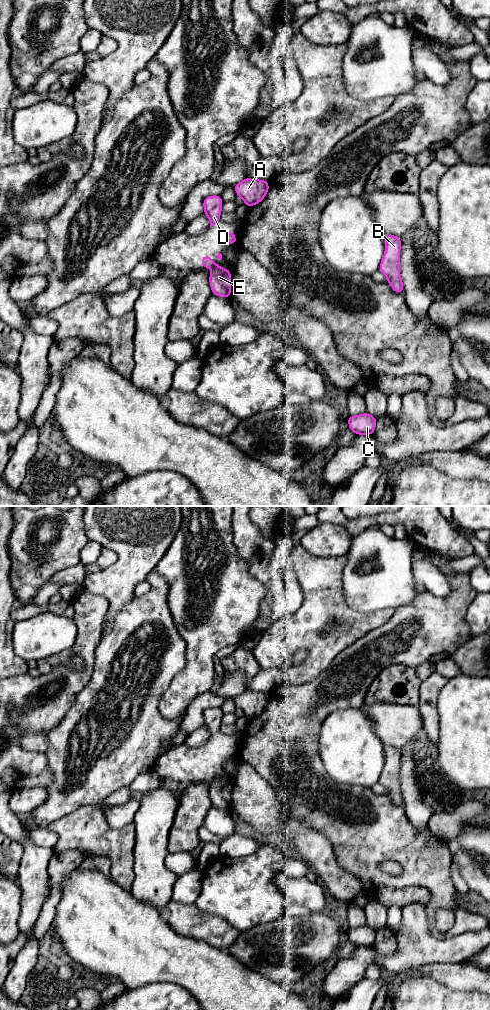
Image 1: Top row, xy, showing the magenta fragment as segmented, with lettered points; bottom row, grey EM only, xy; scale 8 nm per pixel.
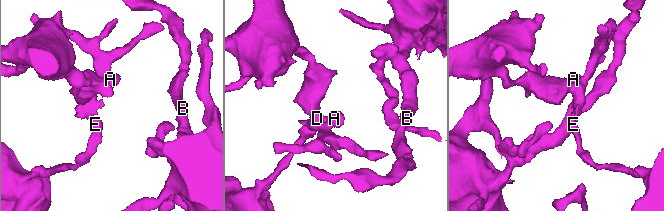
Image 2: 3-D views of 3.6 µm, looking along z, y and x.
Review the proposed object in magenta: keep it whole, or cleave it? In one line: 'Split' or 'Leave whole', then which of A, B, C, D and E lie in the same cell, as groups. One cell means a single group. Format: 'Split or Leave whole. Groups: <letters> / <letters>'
Split. Groups: A B C D / E

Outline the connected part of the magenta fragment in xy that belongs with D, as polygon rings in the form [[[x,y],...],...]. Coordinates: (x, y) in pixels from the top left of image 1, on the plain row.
[[[212,707],[203,711],[204,726],[210,733],[210,740],[220,733],[223,712],[220,707]]]

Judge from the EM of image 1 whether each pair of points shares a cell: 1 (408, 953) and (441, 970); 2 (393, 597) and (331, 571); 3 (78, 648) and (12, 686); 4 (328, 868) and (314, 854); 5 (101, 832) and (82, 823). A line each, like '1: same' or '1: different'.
1: different
2: different
3: same
4: same
5: same

